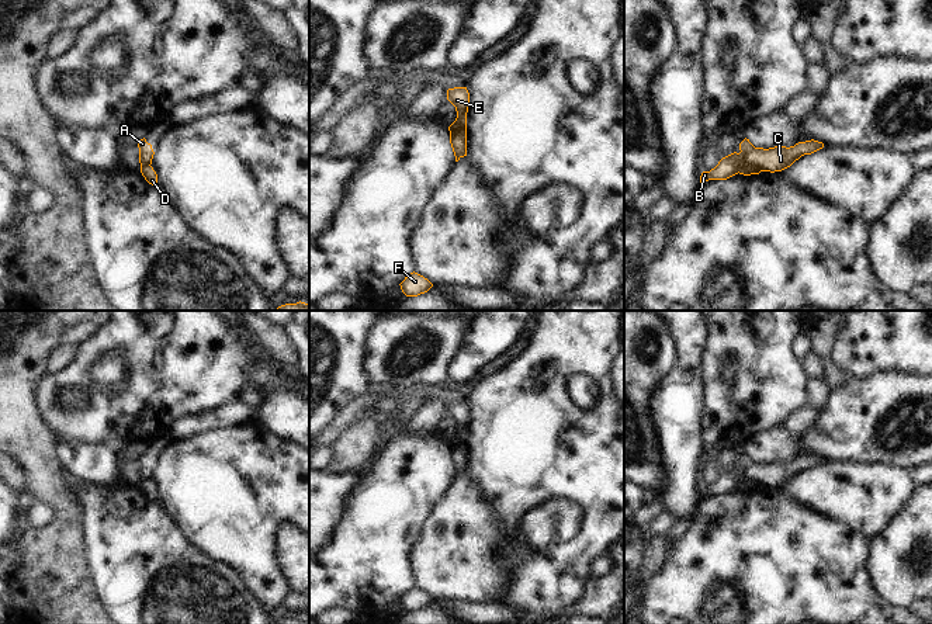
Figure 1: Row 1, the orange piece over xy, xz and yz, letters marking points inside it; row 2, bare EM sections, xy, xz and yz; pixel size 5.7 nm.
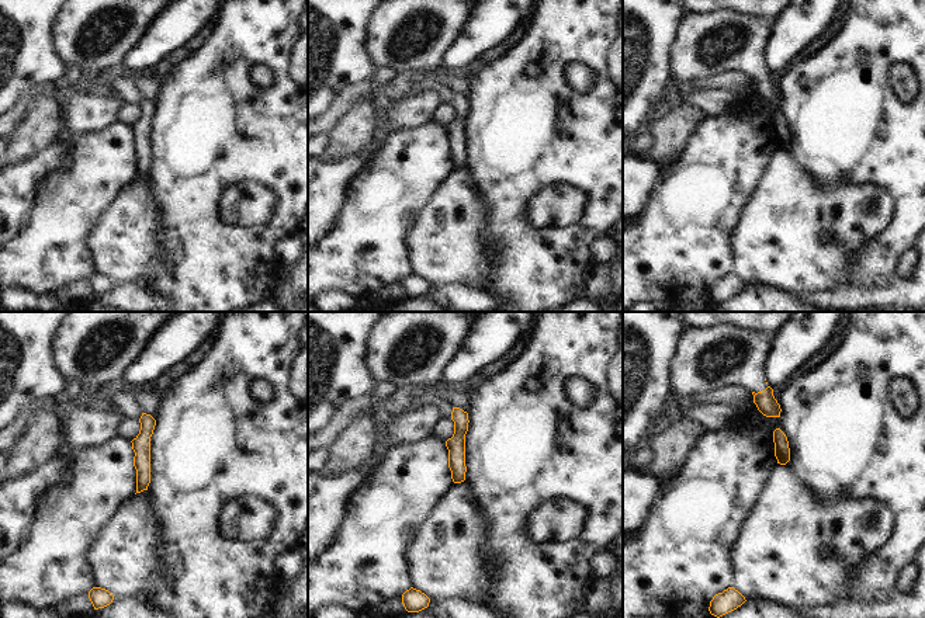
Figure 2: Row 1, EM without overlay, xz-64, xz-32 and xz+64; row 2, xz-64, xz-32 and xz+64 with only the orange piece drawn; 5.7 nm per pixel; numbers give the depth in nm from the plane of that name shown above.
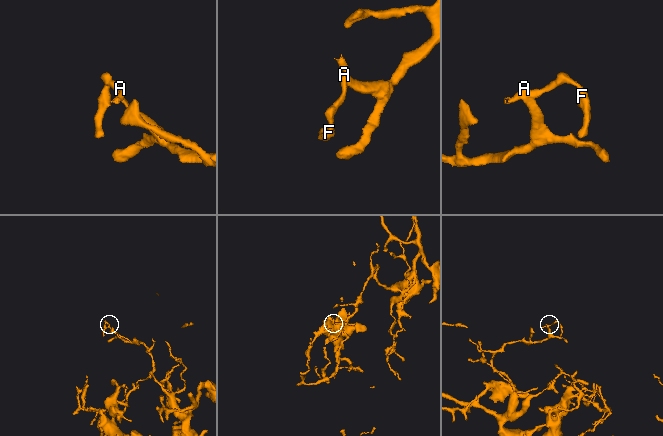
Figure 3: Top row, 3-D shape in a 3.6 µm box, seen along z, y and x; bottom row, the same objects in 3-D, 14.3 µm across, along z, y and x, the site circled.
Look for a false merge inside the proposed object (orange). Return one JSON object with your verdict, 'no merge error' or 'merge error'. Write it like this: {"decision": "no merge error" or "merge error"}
{"decision": "merge error"}

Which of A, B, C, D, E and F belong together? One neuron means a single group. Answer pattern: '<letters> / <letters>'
A B C E F / D

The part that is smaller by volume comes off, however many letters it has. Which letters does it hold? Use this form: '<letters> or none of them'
A, B, C, E, F

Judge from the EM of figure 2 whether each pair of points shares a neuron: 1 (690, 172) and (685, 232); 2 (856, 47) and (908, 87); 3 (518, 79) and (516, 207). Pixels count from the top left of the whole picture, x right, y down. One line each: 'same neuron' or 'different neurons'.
1: same neuron
2: different neurons
3: same neuron

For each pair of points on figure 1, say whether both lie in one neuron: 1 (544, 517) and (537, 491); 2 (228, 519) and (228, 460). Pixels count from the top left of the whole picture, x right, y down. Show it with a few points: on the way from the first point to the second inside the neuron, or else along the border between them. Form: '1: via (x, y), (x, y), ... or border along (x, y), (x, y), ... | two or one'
1: border along (575, 502), (539, 503), (523, 530) | two
2: via (228, 505), (228, 474) | one

